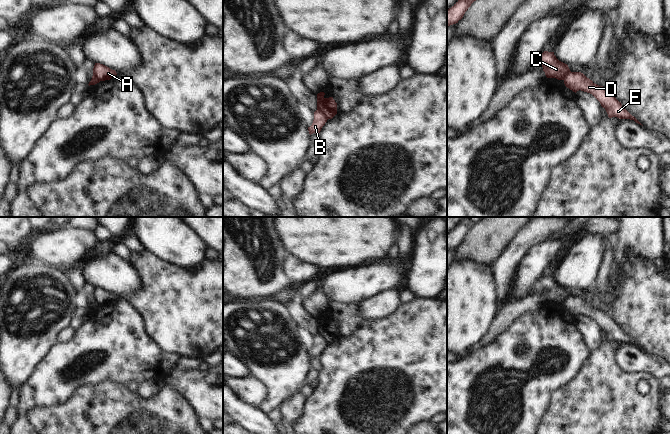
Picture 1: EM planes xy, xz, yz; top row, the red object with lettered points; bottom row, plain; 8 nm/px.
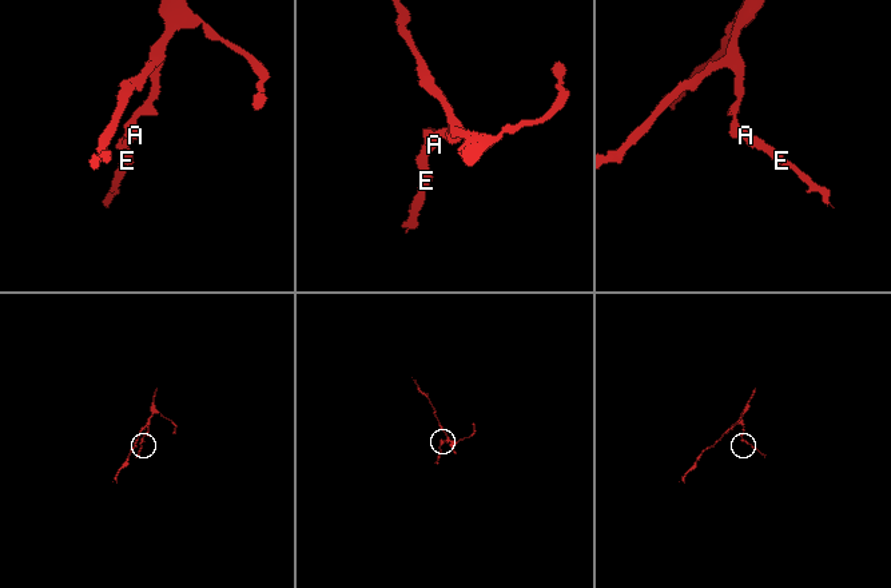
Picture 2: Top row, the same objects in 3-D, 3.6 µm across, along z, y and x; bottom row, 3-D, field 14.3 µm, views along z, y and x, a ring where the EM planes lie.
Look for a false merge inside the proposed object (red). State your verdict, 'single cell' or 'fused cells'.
fused cells

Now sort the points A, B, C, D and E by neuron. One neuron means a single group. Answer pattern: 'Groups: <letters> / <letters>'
Groups: A C / B D E.

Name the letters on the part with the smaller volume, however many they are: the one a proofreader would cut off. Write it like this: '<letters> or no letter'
B, D, E

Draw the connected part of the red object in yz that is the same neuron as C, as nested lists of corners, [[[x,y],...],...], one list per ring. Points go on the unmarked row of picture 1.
[[[544,275],[539,283],[547,302],[564,304],[565,300],[571,296],[567,288],[556,282],[554,276]]]

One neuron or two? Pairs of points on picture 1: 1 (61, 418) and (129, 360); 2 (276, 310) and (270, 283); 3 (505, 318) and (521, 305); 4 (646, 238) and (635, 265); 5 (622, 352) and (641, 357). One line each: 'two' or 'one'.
1: two
2: two
3: one
4: two
5: one

